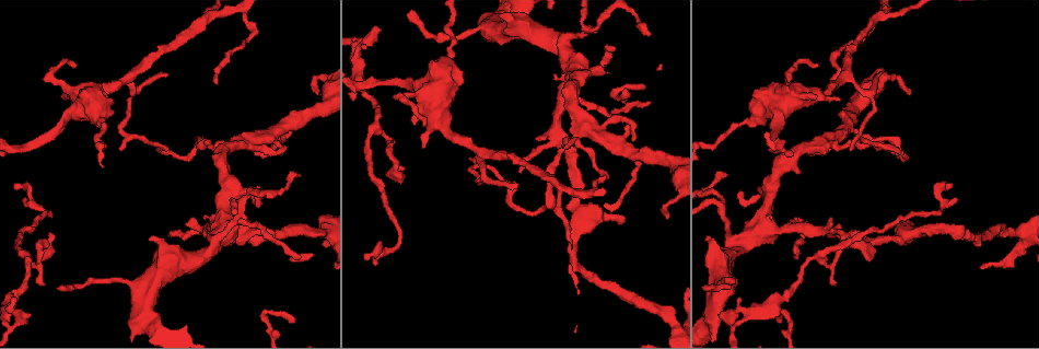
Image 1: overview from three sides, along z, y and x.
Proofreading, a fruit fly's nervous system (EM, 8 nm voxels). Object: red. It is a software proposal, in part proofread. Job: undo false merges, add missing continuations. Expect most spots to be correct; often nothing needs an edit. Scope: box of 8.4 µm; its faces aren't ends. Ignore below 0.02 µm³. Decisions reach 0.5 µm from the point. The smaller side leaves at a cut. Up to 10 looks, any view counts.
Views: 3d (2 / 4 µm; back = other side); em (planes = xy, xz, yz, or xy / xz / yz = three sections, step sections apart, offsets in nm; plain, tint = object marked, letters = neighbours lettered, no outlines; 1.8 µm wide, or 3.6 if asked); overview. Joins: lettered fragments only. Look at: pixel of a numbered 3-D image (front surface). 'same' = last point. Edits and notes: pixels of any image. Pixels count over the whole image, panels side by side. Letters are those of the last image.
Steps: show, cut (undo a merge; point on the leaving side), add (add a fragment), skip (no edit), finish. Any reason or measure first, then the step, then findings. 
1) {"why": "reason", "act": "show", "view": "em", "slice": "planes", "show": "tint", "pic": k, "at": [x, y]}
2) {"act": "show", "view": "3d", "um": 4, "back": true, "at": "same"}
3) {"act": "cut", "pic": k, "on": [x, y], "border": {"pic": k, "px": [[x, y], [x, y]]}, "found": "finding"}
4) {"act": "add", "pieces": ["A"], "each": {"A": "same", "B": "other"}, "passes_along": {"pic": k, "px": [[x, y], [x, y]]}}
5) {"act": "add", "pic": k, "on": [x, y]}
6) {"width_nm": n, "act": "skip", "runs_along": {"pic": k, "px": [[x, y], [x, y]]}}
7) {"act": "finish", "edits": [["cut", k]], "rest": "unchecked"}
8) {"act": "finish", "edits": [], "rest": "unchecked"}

{"why": "end of a long branch", "act": "show", "view": "3d", "um": 2, "pic": 1, "at": [14, 186]}

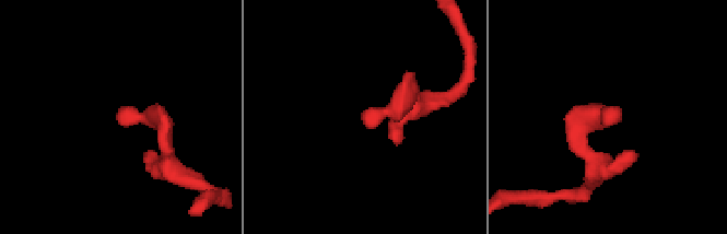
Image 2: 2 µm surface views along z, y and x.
{"act": "show", "view": "em", "slice": "planes", "show": "letters", "pic": 2, "at": [619, 119]}

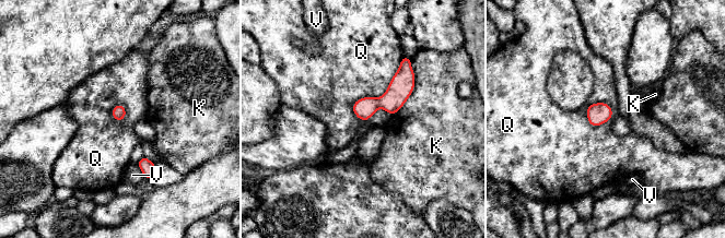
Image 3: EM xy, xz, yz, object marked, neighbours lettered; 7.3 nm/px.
{"longest_contact_nm": ["Q", 550], "act": "skip", "each": {"K": "other", "Q": "other", "V": "other"}, "border": {"pic": 3, "px": [[402, 56], [362, 121]]}, "found": "no lettered fragment goes on from it"}

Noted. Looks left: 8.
{"why": "sharp bend", "act": "show", "view": "em", "slice": "xz", "step": 4, "show": "tint", "pic": 1, "at": [395, 162]}

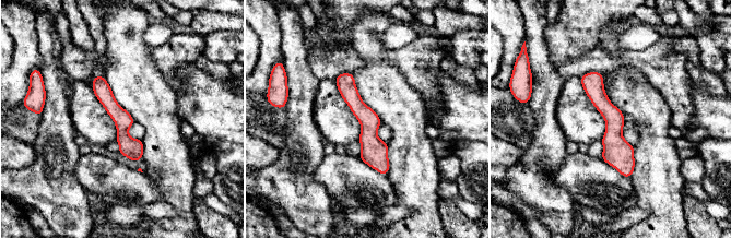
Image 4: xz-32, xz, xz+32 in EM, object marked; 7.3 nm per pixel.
{"why": "what lies round it", "act": "show", "view": "em", "slice": "xz", "step": 4, "show": "letters", "at": "same"}

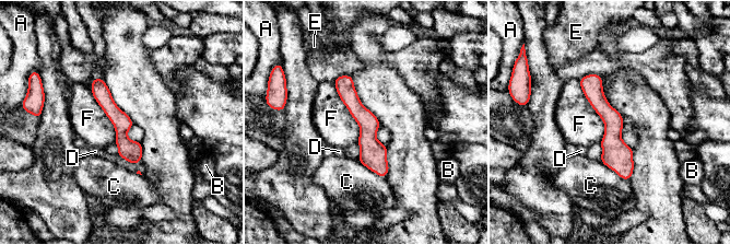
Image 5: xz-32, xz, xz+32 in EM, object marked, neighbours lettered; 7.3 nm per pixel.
{"act": "skip", "each": {"A": "other", "B": "other", "C": "other", "D": "other", "E": "other", "F": "other"}, "runs_along": {"pic": 5, "px": [[589, 77], [627, 176]]}, "found": "continuous, no second neuron"}

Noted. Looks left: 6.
{"act": "show", "view": "em", "slice": "planes", "show": "letters", "pic": 1, "at": [14, 296]}

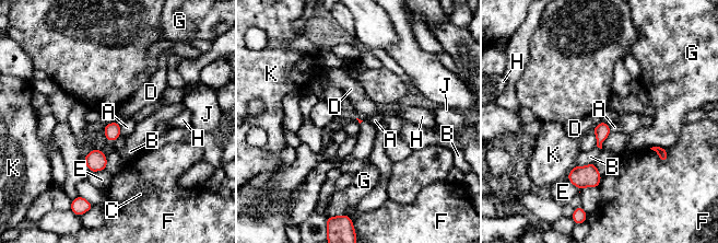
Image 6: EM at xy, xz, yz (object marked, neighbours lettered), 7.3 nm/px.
{"act": "skip", "each": {"A": "other", "B": "other", "C": "other", "D": "other", "E": "other", "F": "other", "G": "other", "H": "other", "J": "other", "K": "other"}, "found": "none of them fits"}

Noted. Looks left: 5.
{"why": "branch stops here", "act": "show", "view": "3d", "um": 4, "pic": 1, "at": [649, 33]}

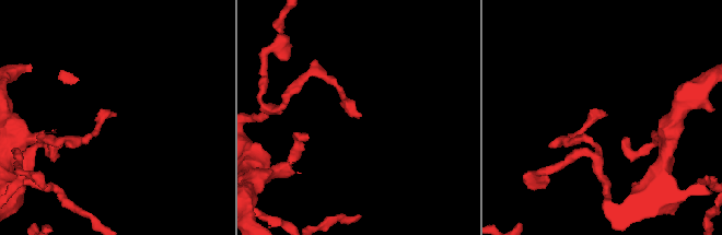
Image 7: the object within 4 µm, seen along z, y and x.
{"act": "show", "view": "em", "slice": "xy", "step": 4, "show": "letters", "pic": 7, "at": [116, 115]}

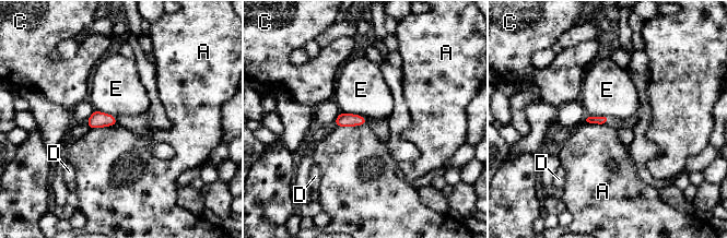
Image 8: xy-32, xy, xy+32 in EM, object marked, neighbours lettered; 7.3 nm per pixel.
{"act": "skip", "each": {"A": "other", "C": "other", "D": "other", "E": "other"}, "found": "none of them fits"}

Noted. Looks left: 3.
{"act": "finish", "edits": [], "rest": "unchecked"}

